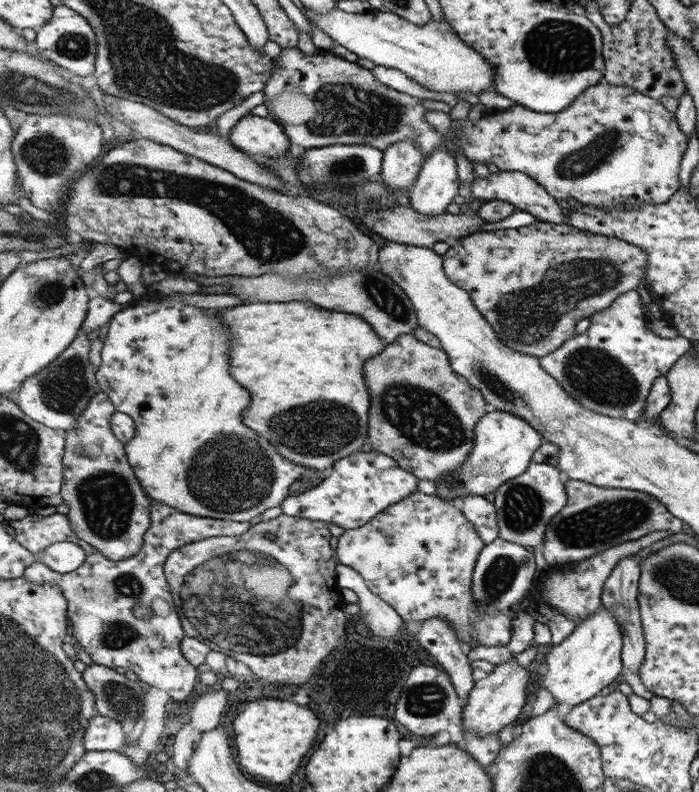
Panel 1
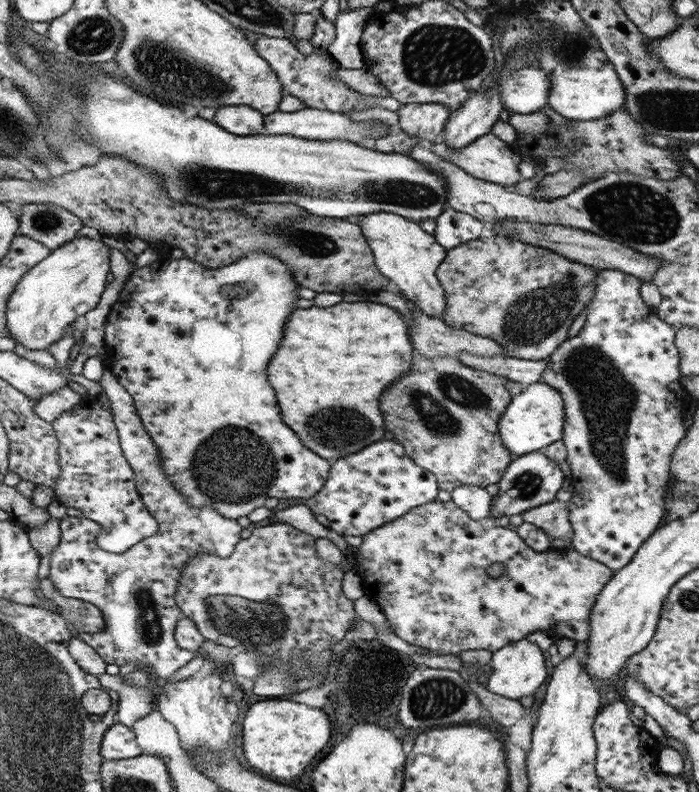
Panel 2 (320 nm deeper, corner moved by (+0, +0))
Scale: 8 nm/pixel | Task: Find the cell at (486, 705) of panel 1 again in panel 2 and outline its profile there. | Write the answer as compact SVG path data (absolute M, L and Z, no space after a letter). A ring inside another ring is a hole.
M527 639L514 641L506 647L500 648L496 653L492 654L493 671L488 678L487 690L492 694L500 695L515 701L523 696L530 696L536 692L536 688L548 678L548 670L546 670L546 658L542 654L542 650Z

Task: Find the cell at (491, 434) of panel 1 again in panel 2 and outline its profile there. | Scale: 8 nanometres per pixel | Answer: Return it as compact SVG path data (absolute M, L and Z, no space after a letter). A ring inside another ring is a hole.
M542 380L529 384L512 398L505 414L501 416L499 434L502 444L514 457L542 452L546 447L550 447L550 444L561 440L566 418L565 400L557 388Z

